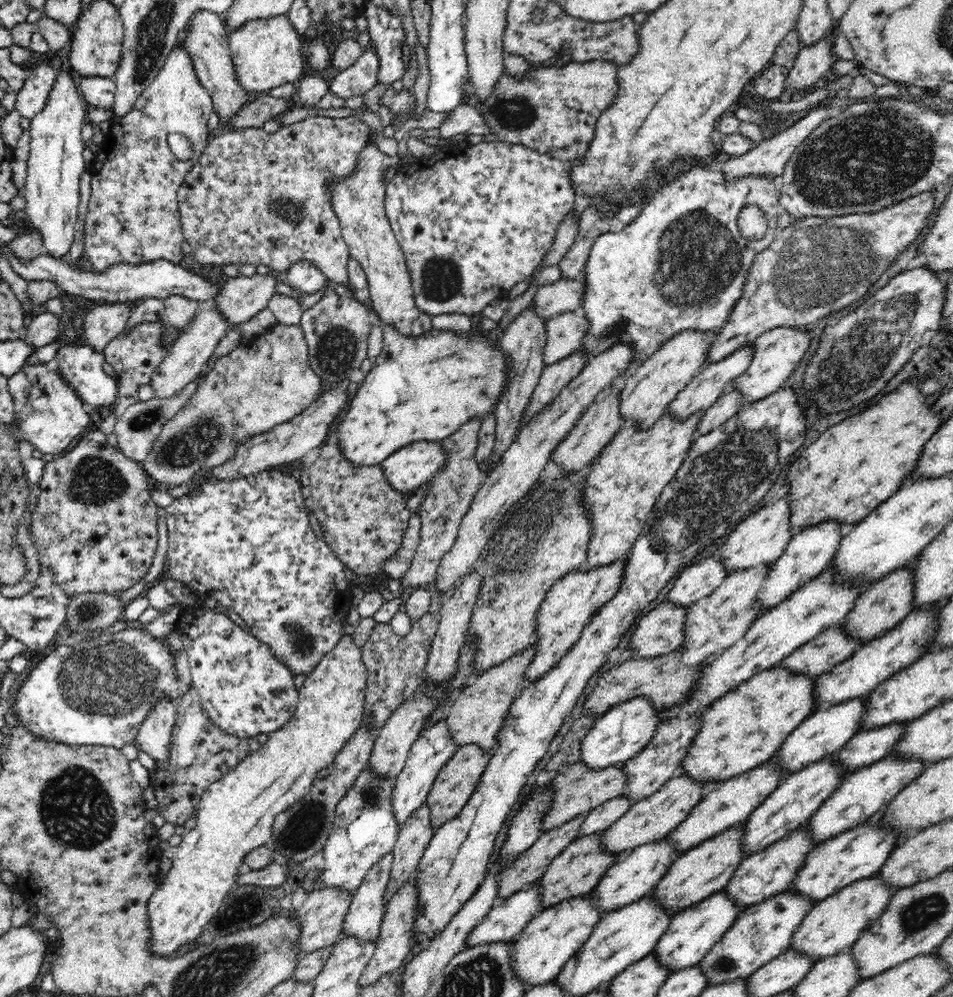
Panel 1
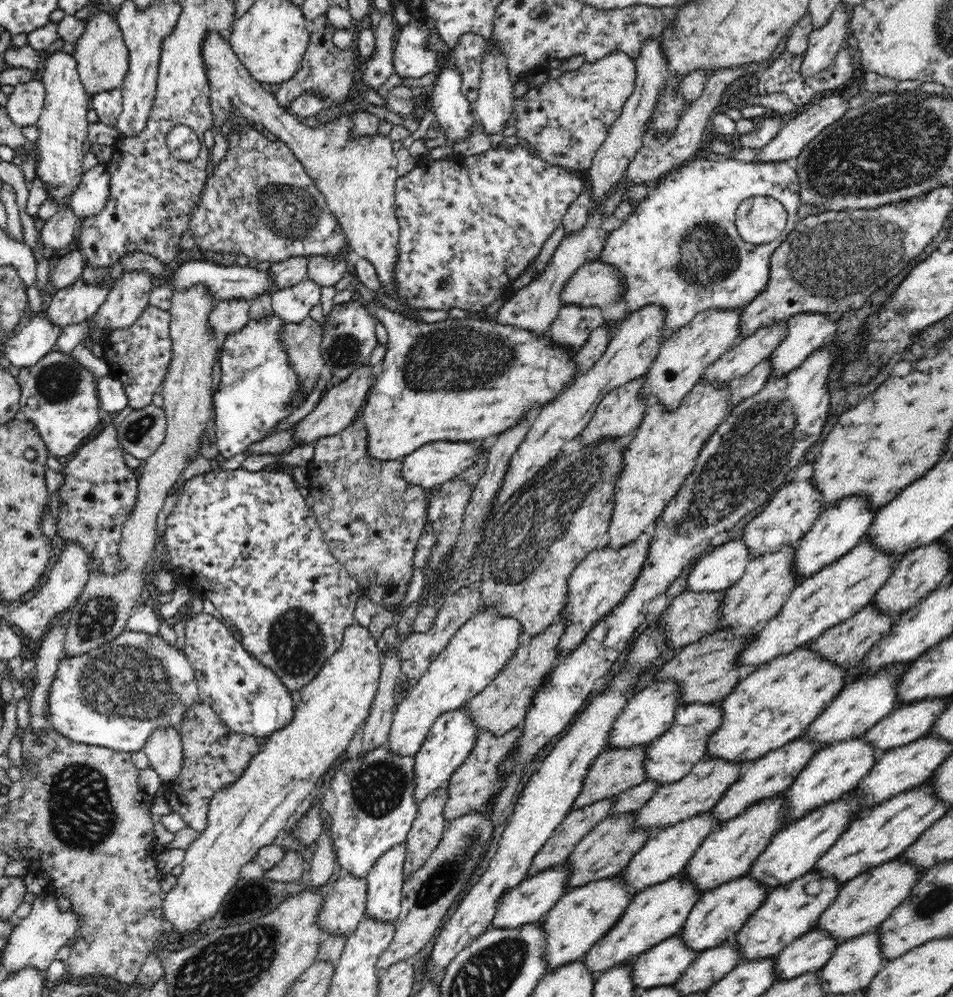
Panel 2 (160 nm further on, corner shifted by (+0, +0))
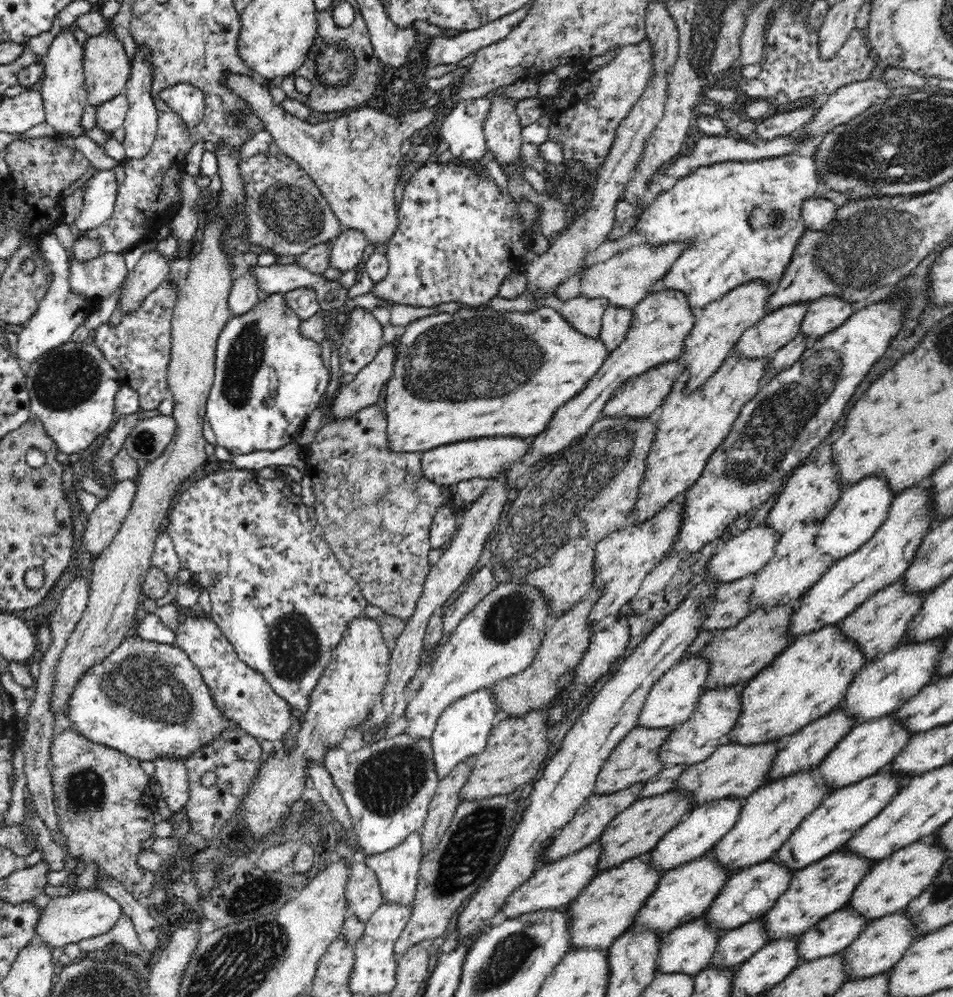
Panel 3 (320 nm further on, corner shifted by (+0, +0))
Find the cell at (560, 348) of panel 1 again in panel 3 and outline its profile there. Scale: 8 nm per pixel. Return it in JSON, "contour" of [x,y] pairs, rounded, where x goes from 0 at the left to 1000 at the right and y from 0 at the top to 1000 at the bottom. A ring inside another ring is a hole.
{"contour":[[[610,295],[593,301],[587,312],[611,335],[629,339],[634,312],[640,307],[637,299],[617,299]]]}

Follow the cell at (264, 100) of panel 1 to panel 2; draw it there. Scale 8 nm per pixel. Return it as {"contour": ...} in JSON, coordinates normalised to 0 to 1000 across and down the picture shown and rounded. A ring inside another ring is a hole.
{"contour":[[[338,14],[329,20],[322,19],[322,28],[325,32],[325,44],[319,55],[318,64],[306,79],[299,80],[292,90],[286,93],[294,106],[303,110],[304,104],[319,93],[332,93],[338,97],[343,105],[358,105],[368,98],[368,92],[376,78],[374,74],[378,70],[375,49],[365,46],[357,49],[349,42],[349,36],[355,31],[343,18]]]}

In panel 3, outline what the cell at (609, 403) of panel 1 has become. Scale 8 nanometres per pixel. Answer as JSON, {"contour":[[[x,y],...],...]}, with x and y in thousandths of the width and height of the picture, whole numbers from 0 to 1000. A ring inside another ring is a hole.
{"contour":[[[701,362],[680,369],[669,377],[653,384],[641,400],[634,406],[637,417],[682,417],[698,404],[701,394],[715,375],[714,362]]]}

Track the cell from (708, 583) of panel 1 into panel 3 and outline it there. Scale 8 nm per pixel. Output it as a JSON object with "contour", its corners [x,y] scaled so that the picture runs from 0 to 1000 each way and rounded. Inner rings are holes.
{"contour":[[[807,526],[786,529],[776,536],[765,540],[763,545],[743,563],[743,579],[753,584],[765,585],[776,579],[796,573],[806,563],[814,558],[814,548],[818,546],[818,536]]]}

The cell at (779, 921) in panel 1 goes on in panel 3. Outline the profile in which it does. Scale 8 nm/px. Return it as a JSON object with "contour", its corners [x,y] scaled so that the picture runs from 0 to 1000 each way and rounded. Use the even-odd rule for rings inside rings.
{"contour":[[[885,850],[860,861],[854,867],[848,867],[846,871],[836,873],[825,895],[800,919],[803,920],[807,941],[816,943],[823,940],[841,939],[853,927],[885,911],[917,867],[917,863],[913,863],[910,859],[902,859]]]}

